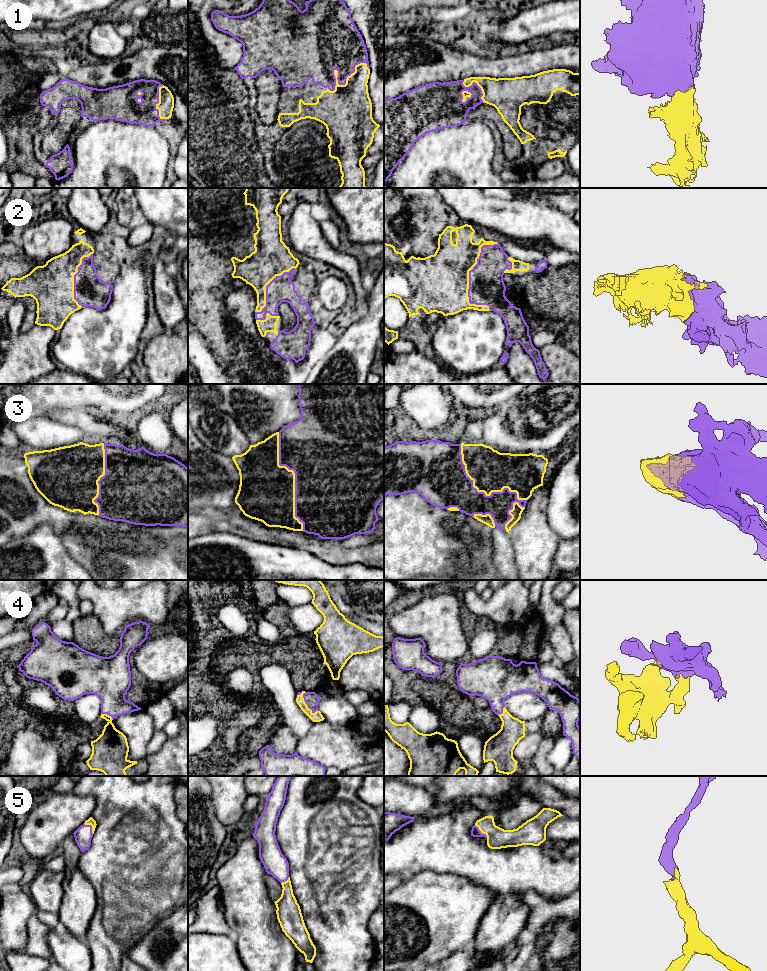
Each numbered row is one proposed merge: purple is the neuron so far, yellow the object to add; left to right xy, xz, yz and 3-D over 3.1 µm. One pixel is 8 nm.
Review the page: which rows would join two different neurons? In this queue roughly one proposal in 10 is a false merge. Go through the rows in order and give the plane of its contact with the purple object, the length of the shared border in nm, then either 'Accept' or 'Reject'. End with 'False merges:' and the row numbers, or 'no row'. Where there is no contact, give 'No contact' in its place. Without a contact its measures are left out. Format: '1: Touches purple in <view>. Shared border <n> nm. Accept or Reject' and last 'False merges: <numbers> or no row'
1: Touches purple in xz. Shared border 380 nm. Accept
2: Touches purple in yz. Shared border 550 nm. Accept
3: Touches purple in yz. Shared border 800 nm. Accept
4: Touches purple in xz. Shared border 220 nm. Accept
5: Touches purple in yz. Shared border 150 nm. Accept
False merges: no row

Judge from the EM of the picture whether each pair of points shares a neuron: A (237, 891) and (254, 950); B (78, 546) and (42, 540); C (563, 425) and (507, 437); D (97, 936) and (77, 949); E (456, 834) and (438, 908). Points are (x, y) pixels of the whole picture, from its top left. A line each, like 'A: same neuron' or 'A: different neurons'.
A: same neuron
B: different neurons
C: same neuron
D: different neurons
E: different neurons

